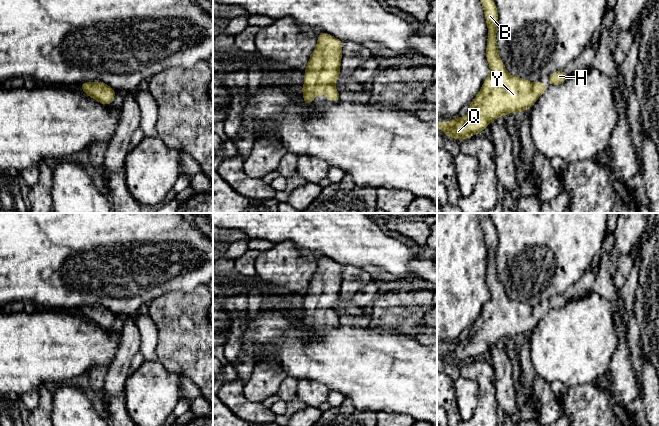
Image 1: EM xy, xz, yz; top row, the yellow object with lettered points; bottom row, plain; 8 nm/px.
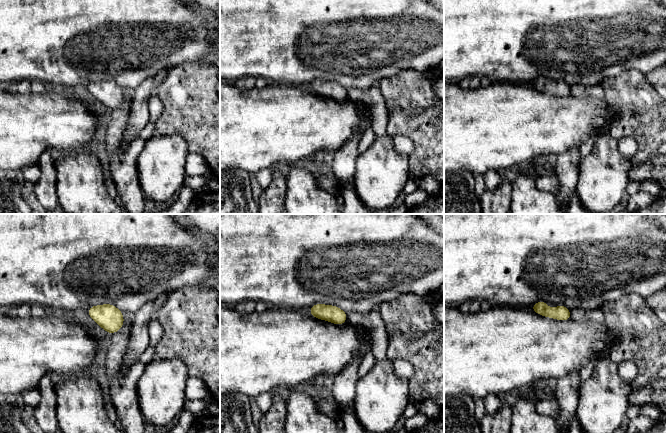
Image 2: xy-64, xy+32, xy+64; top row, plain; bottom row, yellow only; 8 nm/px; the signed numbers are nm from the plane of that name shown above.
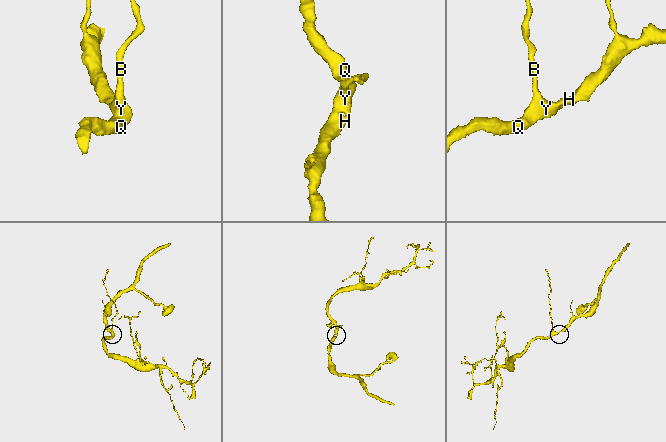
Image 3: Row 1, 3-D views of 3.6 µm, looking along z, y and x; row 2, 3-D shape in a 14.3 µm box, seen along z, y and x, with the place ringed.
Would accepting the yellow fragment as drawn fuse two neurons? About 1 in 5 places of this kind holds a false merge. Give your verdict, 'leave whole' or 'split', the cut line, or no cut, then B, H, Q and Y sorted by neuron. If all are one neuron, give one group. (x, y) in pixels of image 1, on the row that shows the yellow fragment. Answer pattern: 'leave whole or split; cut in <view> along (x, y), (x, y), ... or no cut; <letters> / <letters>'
leave whole; no cut; B H Q Y

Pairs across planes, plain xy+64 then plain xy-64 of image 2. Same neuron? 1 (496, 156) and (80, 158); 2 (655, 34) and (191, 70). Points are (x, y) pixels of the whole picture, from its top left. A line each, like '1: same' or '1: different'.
1: different
2: different

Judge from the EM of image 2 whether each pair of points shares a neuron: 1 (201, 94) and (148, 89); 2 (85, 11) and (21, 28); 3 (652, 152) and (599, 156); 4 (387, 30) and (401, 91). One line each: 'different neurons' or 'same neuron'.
1: different neurons
2: same neuron
3: different neurons
4: different neurons

